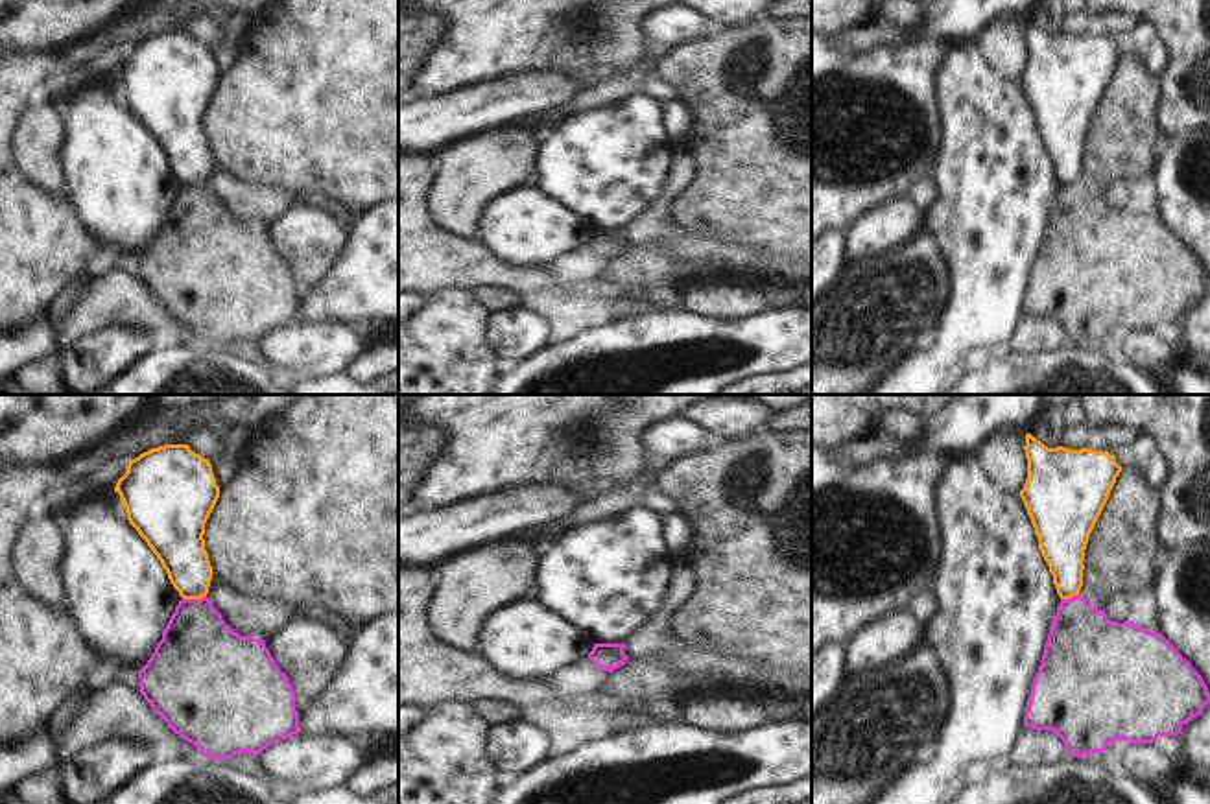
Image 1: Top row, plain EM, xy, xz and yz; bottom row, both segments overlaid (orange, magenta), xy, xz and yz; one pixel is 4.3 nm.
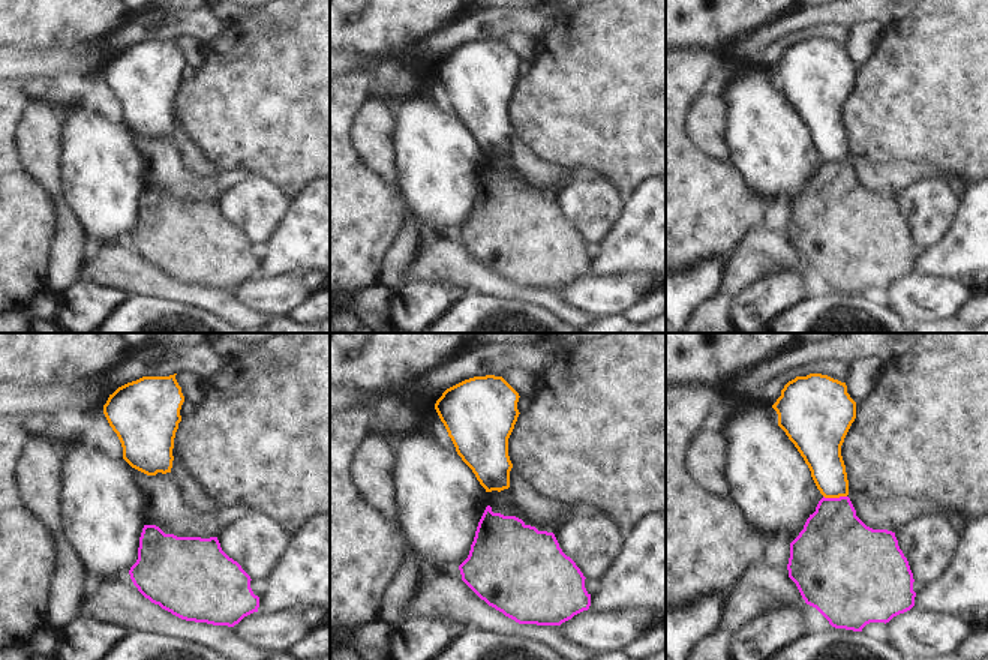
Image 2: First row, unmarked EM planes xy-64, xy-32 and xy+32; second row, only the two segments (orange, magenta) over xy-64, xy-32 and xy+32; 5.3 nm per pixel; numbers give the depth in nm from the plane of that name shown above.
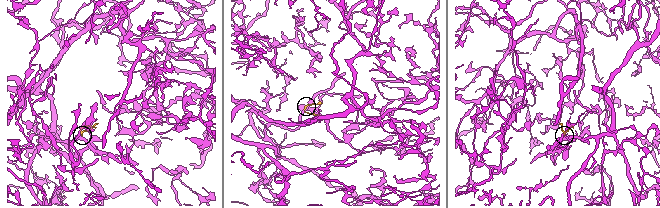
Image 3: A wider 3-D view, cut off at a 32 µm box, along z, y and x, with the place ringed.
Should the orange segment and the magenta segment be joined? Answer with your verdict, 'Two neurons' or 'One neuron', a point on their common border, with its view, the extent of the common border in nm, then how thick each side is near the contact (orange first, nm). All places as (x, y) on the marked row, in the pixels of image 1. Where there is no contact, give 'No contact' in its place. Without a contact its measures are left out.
Two neurons. Touches orange at xy (194, 598). Shared border 110 nm. Thickness 220 nm (orange) against 360 nm.

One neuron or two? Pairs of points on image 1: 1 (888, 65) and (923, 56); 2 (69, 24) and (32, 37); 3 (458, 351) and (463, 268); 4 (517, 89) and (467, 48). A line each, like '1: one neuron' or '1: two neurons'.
1: one neuron
2: one neuron
3: two neurons
4: two neurons

